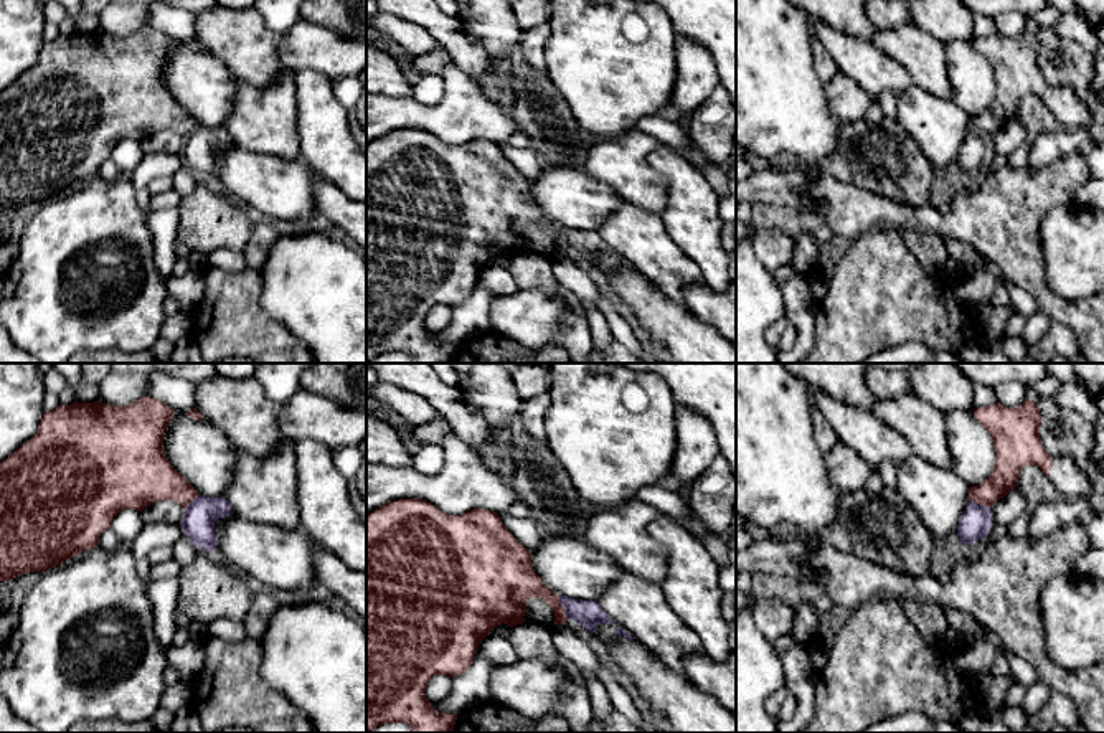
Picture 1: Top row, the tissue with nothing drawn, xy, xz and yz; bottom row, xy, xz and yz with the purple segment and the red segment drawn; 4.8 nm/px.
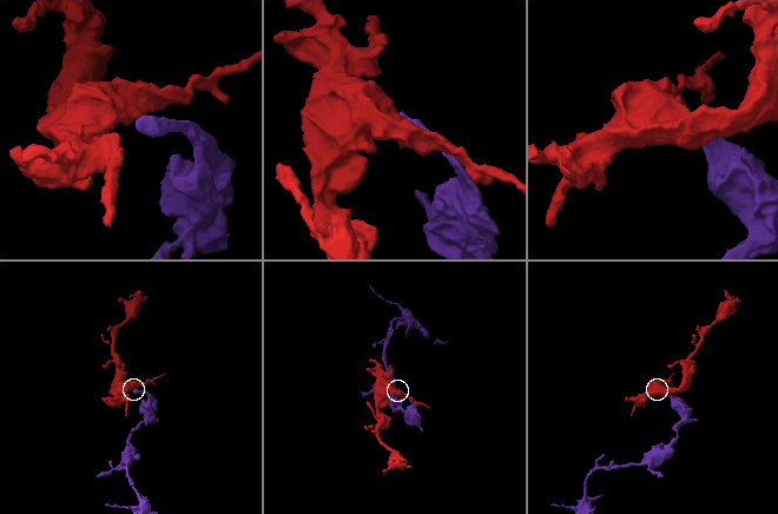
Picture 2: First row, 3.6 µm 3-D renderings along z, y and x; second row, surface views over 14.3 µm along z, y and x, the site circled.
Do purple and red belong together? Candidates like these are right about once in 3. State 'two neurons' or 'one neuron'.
two neurons

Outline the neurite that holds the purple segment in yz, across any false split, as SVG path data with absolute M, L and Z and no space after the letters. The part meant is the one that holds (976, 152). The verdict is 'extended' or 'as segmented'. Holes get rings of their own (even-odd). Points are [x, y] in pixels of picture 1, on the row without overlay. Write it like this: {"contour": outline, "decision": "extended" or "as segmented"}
{"contour": "M969 130L957 157L957 167L960 175L970 175L985 167L992 158L990 137Z", "decision": "as segmented"}

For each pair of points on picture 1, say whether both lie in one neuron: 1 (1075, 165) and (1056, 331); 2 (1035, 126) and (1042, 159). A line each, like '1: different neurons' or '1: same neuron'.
1: different neurons
2: different neurons

